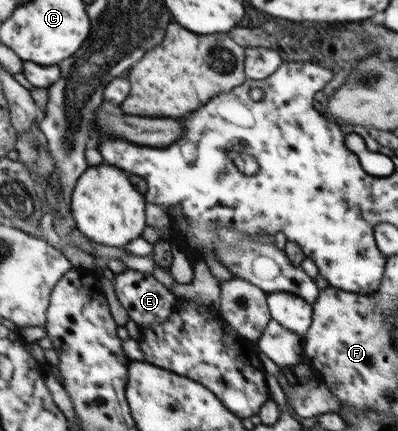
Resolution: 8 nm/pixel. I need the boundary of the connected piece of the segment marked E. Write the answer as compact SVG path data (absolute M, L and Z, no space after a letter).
M125 268L115 274L113 281L117 299L129 318L139 325L167 321L178 303L175 295L153 274Z

